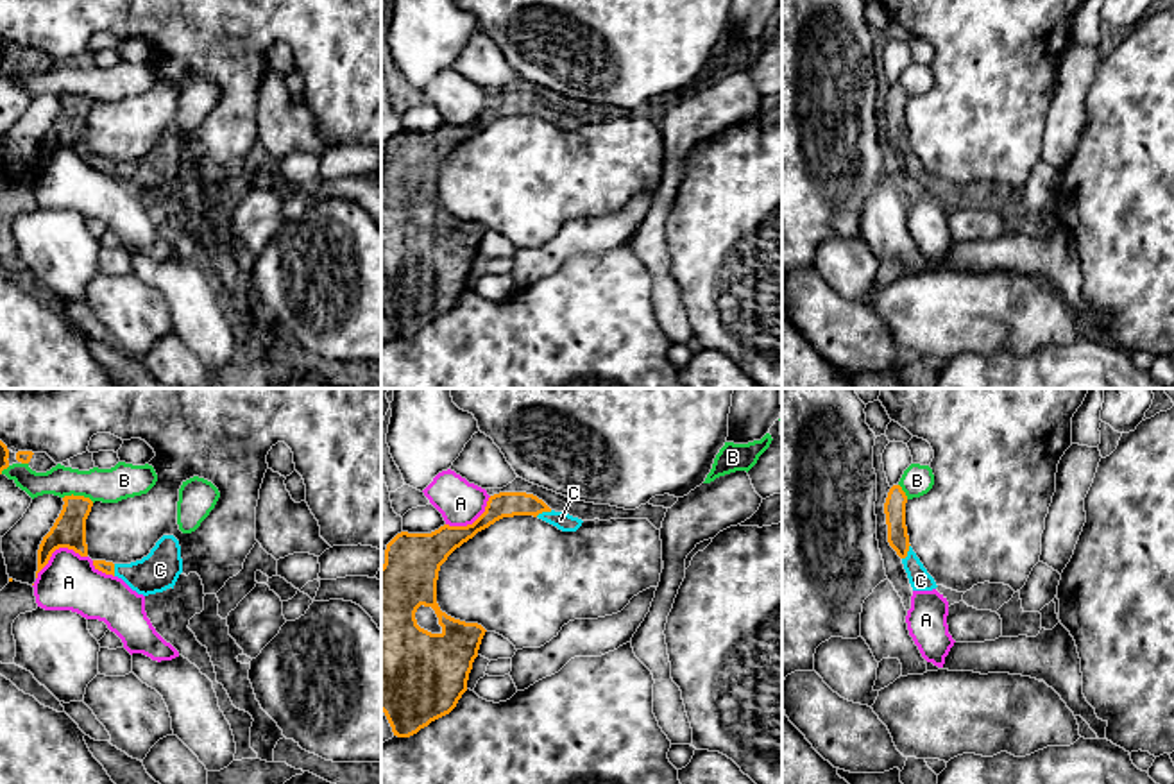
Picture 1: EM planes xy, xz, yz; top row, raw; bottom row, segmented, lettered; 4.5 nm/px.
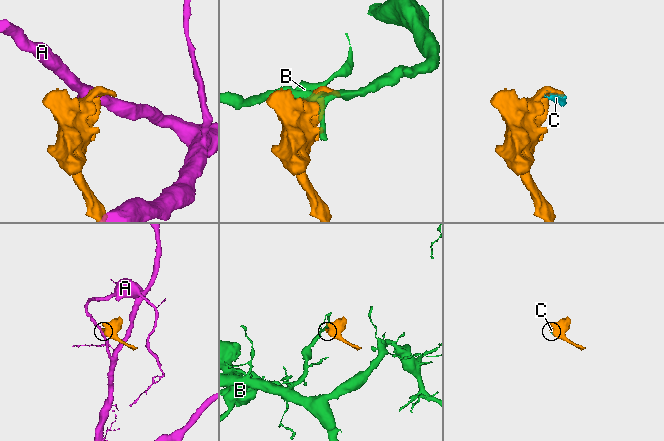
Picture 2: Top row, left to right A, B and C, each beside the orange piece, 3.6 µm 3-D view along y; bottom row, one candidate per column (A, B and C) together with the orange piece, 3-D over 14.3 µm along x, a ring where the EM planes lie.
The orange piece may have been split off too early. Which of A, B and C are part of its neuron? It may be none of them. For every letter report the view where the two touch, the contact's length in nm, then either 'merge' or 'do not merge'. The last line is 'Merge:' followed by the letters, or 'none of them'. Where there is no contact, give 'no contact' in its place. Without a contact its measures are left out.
A: contact in xy; length 260 nm; do not merge
B: contact in xy; length 150 nm; do not merge
C: contact in xz; length 80 nm; merge
Merge: C

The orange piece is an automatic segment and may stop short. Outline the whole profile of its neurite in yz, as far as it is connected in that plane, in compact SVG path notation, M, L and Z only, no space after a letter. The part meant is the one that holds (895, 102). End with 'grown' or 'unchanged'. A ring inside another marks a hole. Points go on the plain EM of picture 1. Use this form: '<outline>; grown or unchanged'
M893 84L884 102L888 141L902 158L913 190L932 190L938 184L909 143L909 134L906 125L906 102L907 102L907 95L902 89L902 86Z; grown

